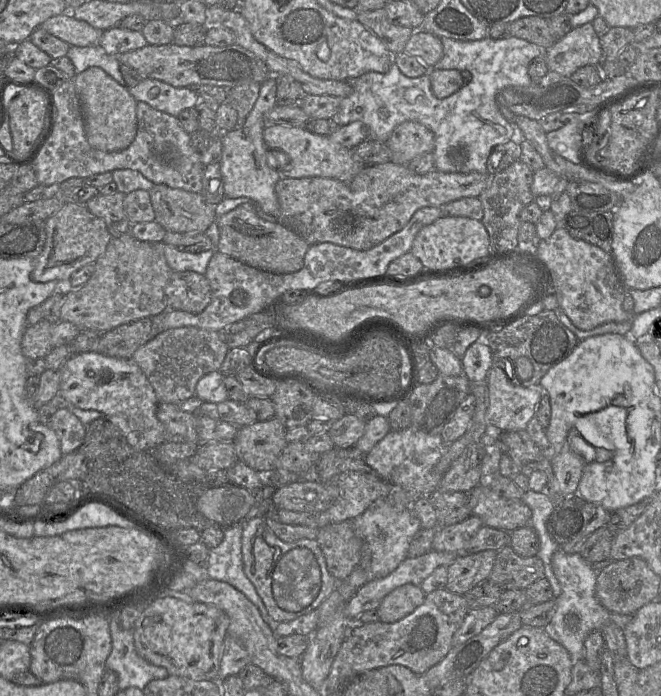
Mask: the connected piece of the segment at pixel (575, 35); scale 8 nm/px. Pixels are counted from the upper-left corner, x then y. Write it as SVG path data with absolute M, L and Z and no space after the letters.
M591 22L572 28L546 51L549 71L564 77L571 77L578 68L588 64L600 64L602 60L600 37Z

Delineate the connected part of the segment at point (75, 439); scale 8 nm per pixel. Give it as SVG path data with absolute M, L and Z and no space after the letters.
M67 408L58 409L54 414L50 427L60 440L63 455L77 451L85 438L85 425Z

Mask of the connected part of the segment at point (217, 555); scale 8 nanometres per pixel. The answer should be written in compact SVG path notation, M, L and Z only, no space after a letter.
M244 524L224 528L219 546L209 550L205 568L209 579L228 583L242 592L259 610L267 623L272 623L266 607L247 578L242 562L242 532Z

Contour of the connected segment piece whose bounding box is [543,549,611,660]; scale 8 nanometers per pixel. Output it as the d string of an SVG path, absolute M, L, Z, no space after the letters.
M558 549L552 556L552 569L562 592L555 599L556 609L545 628L550 637L562 645L576 660L583 657L584 641L594 631L601 631L610 621L611 613L606 610L596 596L598 571L581 554L567 554Z

